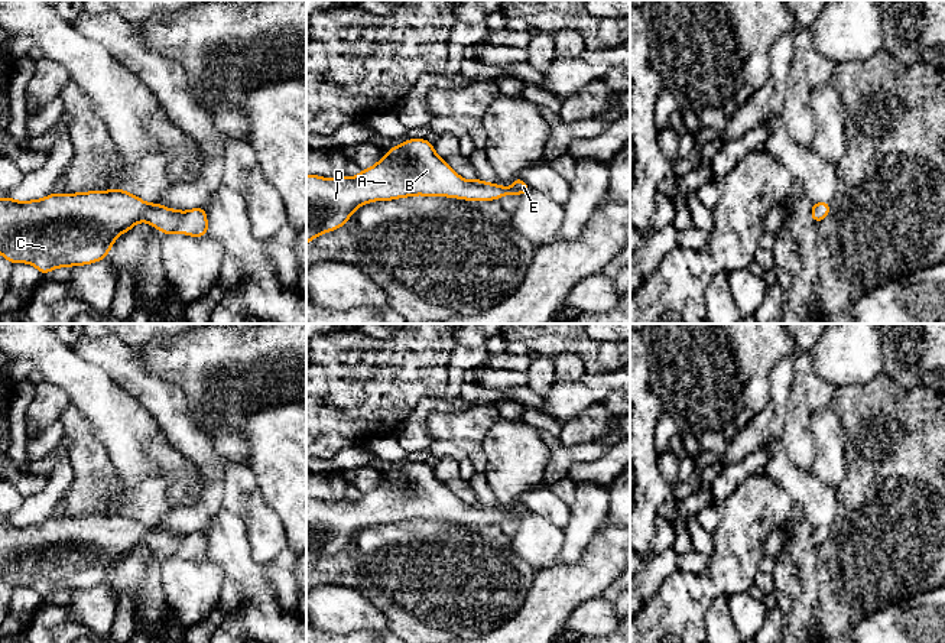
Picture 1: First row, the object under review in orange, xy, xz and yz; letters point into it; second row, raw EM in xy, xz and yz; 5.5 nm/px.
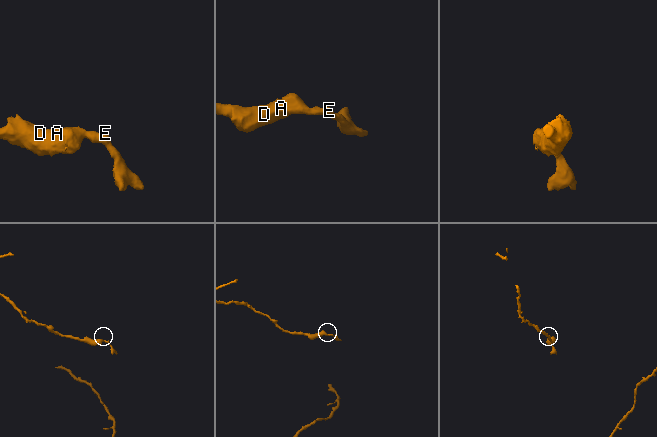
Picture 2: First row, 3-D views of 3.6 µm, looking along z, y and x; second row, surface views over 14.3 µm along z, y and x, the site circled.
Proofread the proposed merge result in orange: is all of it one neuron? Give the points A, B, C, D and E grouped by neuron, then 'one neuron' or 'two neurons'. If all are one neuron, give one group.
groups A B C D E; one neuron

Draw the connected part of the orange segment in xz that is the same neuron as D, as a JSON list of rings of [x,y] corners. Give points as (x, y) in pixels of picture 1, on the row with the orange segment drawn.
[[[409,139],[355,178],[306,175],[306,244],[342,227],[358,207],[373,201],[415,195],[493,201],[530,189],[519,176],[513,184],[509,188],[478,178],[470,182],[438,156],[426,139]]]

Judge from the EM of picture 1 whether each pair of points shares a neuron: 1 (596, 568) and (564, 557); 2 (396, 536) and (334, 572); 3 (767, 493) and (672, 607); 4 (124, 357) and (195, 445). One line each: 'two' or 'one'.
1: two
2: one
3: one
4: one

